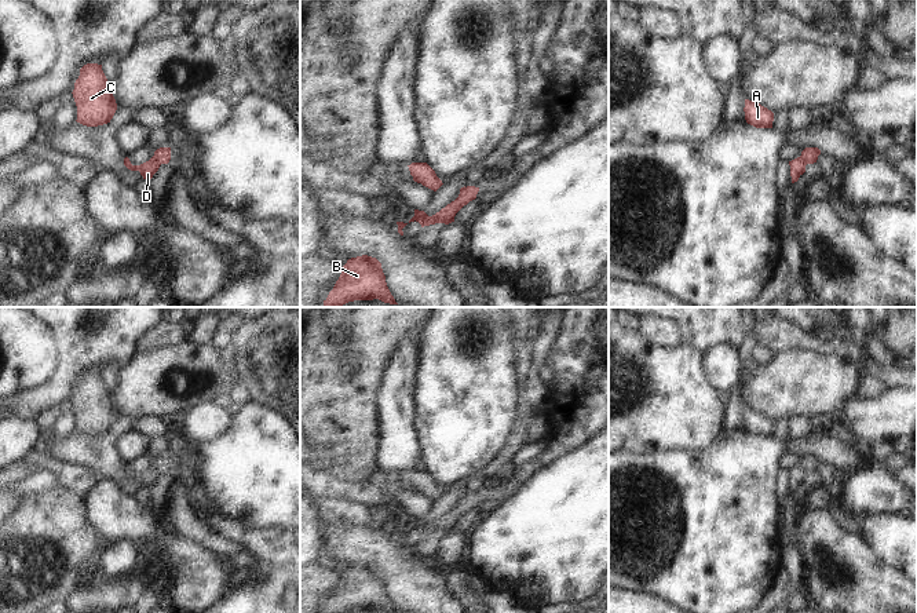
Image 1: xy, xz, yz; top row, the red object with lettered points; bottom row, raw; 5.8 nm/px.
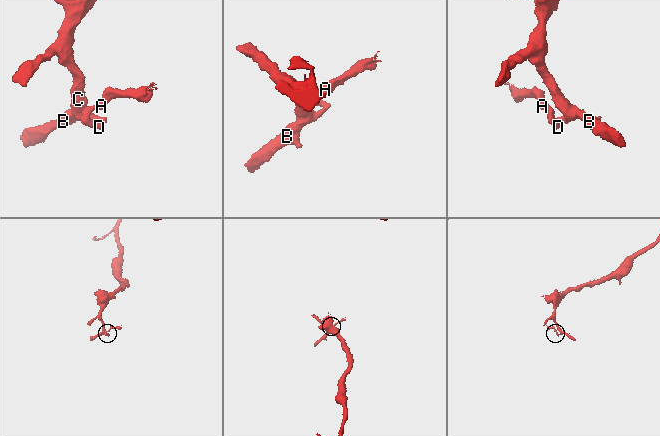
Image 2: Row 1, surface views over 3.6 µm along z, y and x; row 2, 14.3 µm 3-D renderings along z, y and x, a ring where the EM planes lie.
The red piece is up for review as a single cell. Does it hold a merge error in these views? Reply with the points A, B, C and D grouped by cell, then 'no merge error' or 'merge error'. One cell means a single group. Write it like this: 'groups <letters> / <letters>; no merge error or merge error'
groups A D / B C; merge error

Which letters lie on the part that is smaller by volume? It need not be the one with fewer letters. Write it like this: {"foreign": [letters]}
{"foreign": ["A", "D"]}

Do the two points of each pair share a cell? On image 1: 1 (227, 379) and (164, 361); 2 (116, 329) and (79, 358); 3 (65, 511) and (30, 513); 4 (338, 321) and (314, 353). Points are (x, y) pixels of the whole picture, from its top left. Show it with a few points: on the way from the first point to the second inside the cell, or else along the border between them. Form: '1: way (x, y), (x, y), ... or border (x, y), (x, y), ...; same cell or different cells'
1: way (212, 371), (179, 365); same cell
2: way (106, 331), (88, 349); same cell
3: way (57, 513), (39, 513); same cell
4: border (328, 321), (331, 339), (346, 360); different cells

